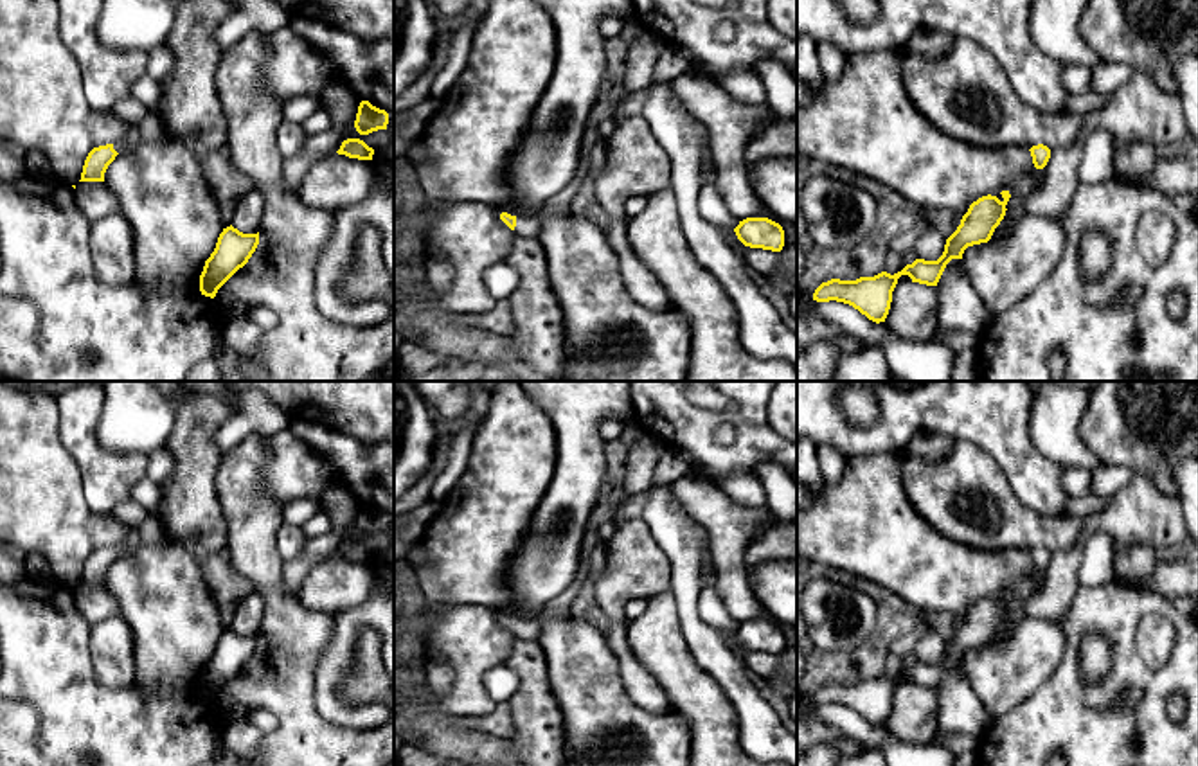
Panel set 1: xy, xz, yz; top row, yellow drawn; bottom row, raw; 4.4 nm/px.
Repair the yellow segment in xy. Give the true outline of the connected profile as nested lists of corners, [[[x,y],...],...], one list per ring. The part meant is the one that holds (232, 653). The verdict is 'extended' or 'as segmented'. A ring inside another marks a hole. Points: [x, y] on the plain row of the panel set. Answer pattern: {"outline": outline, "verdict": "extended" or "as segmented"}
{"outline": [[[232,628],[223,631],[200,678],[201,698],[214,701],[218,692],[248,665],[257,647],[259,635],[243,637]]], "verdict": "as segmented"}

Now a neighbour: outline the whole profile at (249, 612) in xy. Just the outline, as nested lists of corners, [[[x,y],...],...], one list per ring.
[[[252,592],[237,599],[230,628],[243,637],[257,637],[261,631],[263,613],[264,599],[257,592]]]

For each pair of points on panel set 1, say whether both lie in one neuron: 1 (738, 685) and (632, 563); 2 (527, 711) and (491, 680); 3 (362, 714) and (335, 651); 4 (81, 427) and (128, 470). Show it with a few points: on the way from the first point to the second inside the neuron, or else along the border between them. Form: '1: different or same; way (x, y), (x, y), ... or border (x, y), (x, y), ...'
1: different; border (659, 547), (670, 563), (670, 588)
2: different; border (504, 664), (518, 678), (518, 689), (509, 700)
3: same; way (342, 711), (330, 698), (330, 671)
4: same; way (83, 441), (114, 470)

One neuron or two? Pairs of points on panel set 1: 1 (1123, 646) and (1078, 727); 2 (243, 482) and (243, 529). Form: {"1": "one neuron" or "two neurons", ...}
{"1": "one neuron", "2": "one neuron"}

